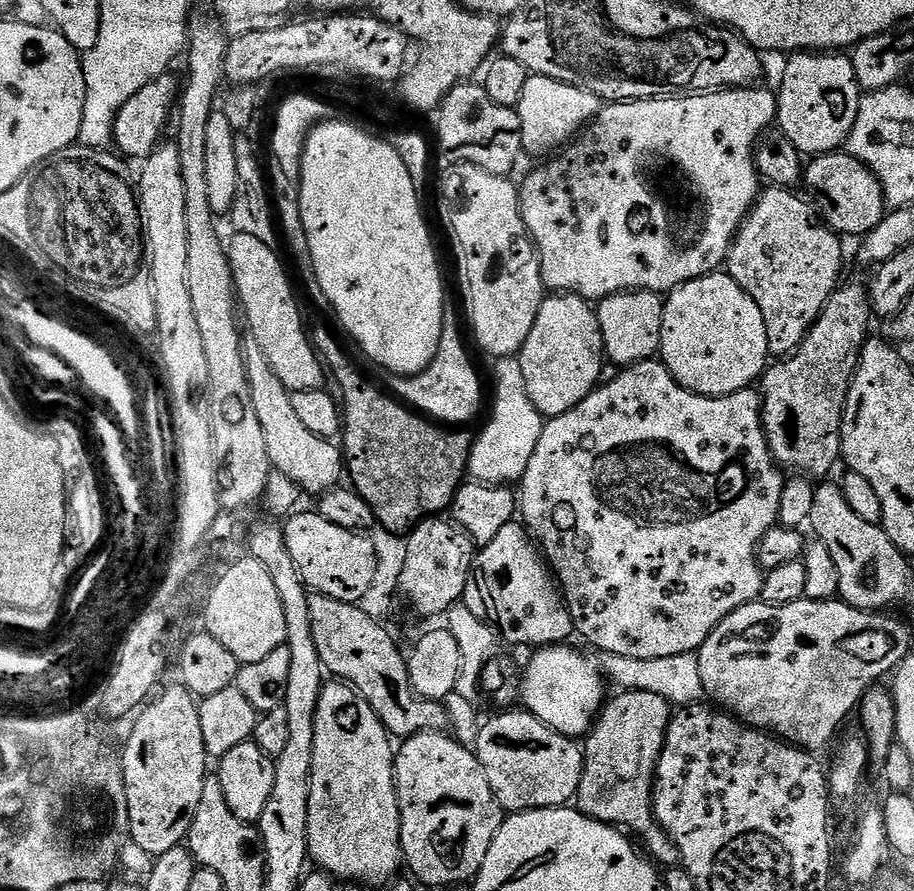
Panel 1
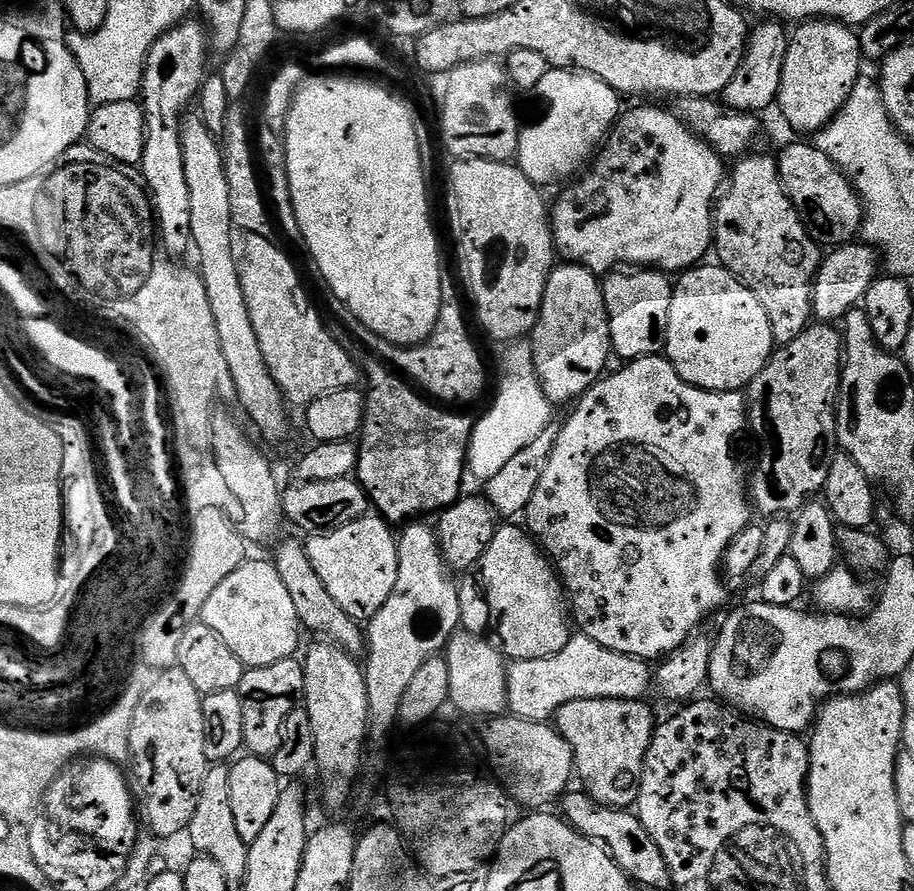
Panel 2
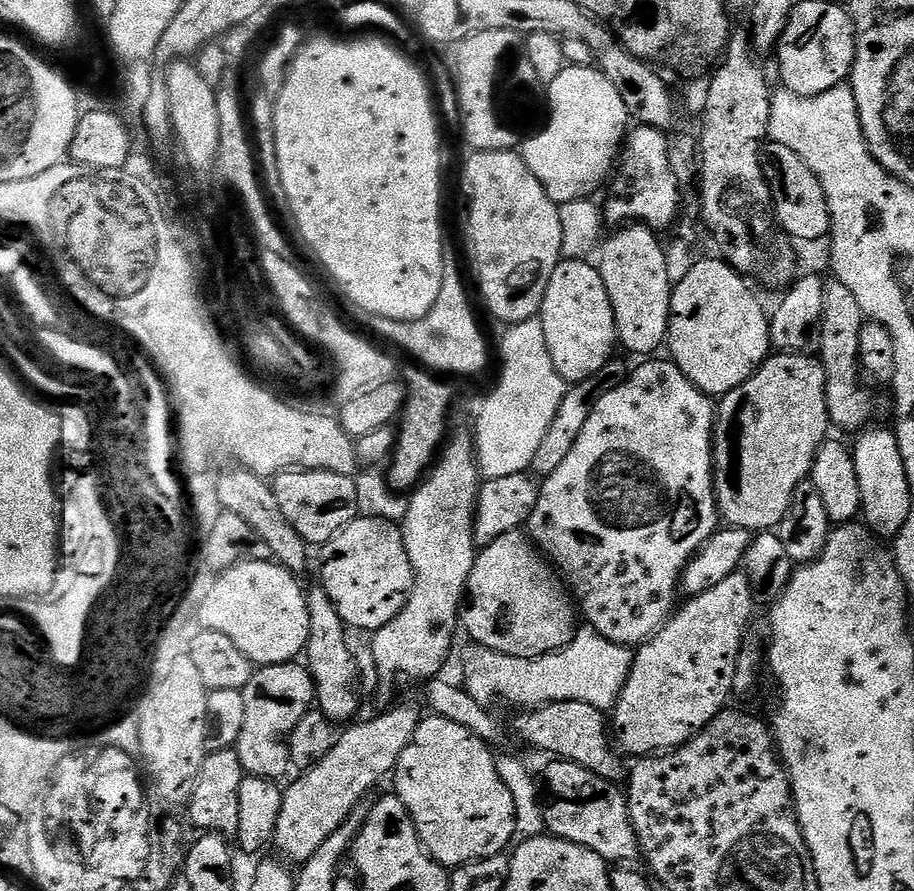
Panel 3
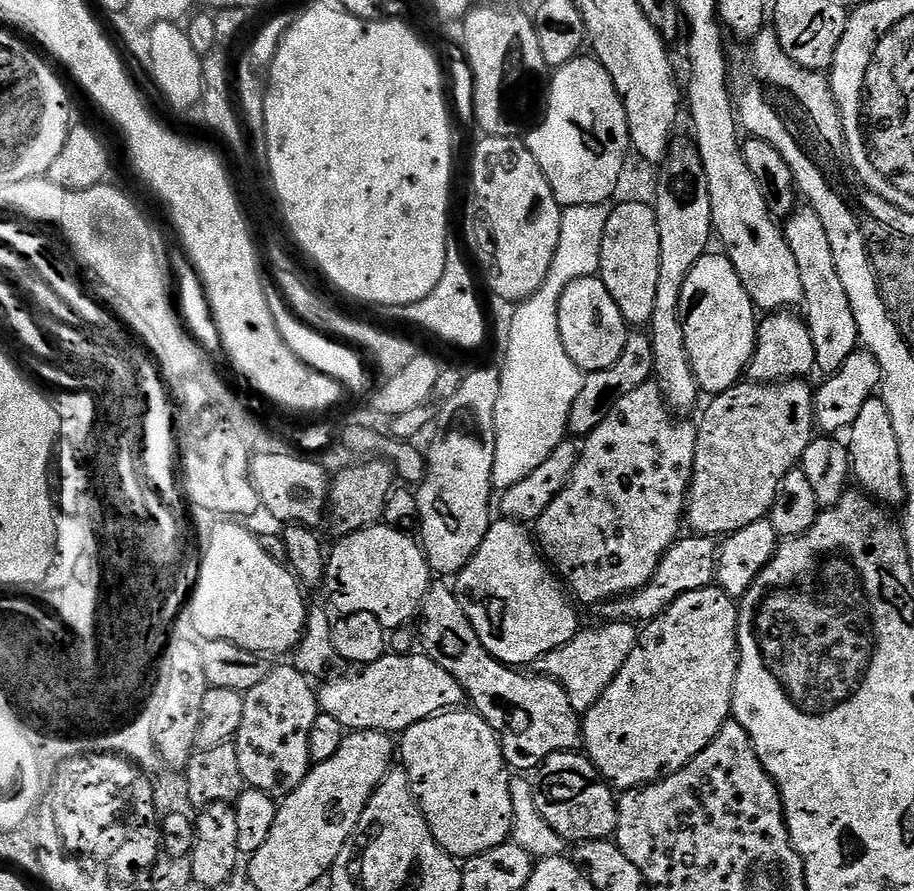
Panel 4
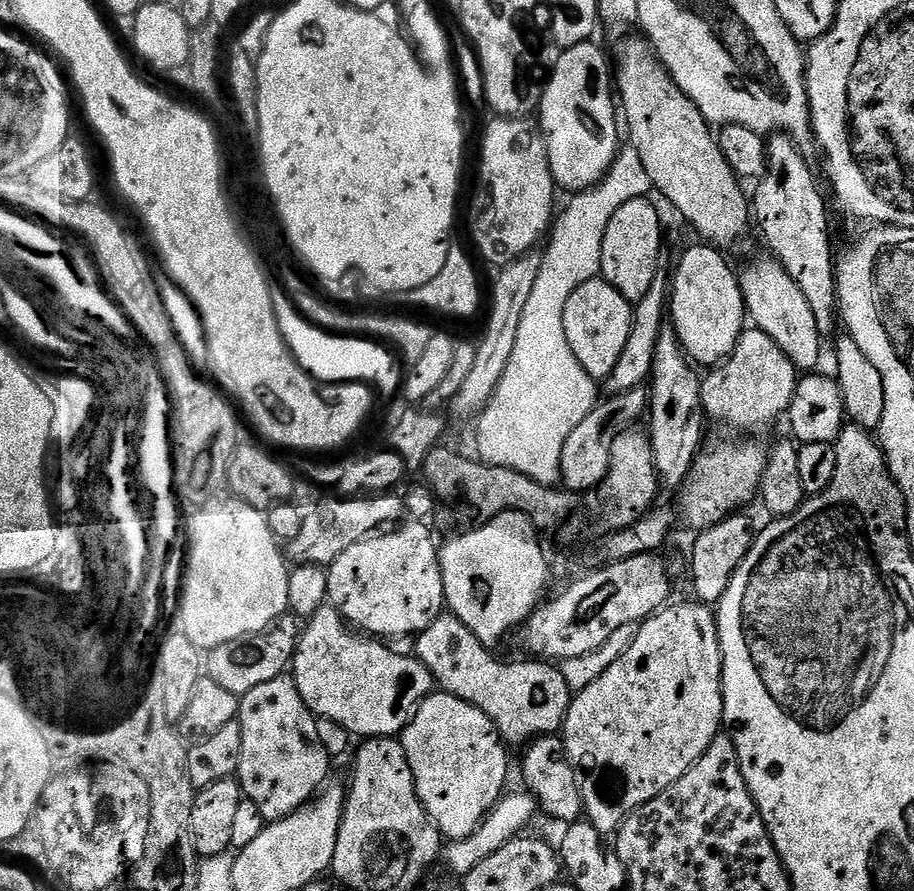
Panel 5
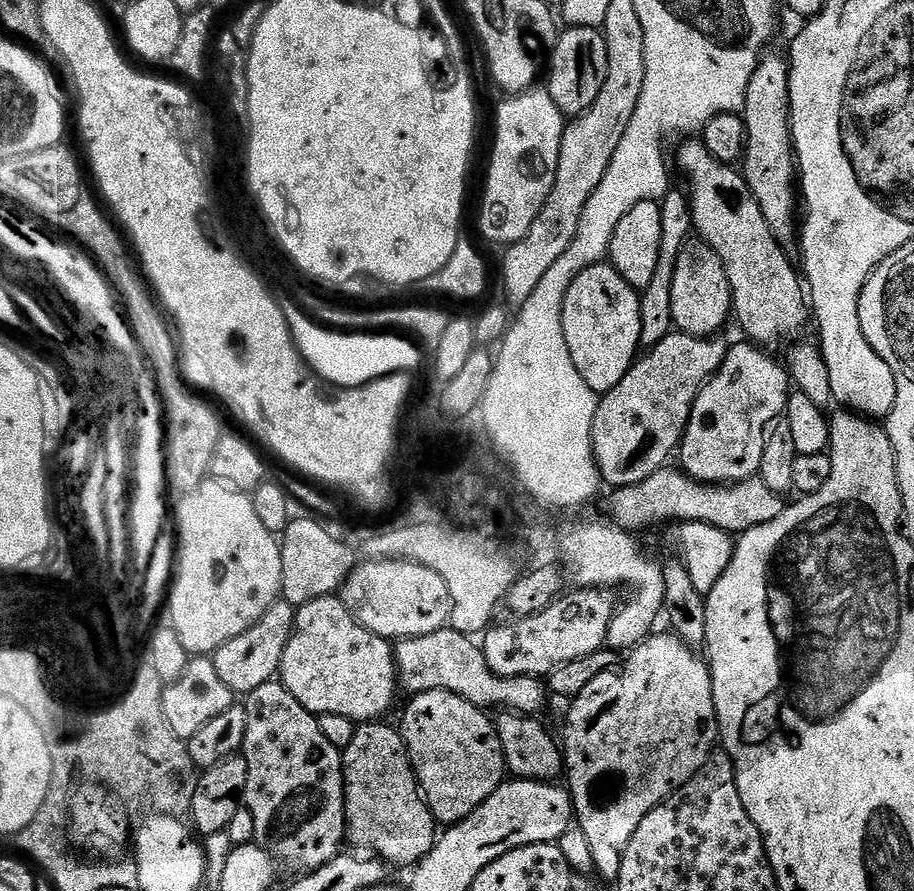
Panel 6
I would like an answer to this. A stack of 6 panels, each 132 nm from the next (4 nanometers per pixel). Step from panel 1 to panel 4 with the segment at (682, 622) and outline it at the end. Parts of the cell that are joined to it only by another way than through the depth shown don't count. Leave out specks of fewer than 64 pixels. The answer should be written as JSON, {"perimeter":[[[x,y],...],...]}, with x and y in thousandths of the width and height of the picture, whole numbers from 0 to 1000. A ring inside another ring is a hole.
{"perimeter":[[[710,429],[685,442],[685,447],[676,447],[667,465],[638,498],[621,543],[585,585],[584,597],[592,621],[615,648],[625,668],[636,679],[655,680],[707,658],[731,614],[745,600],[744,588],[746,593],[751,584],[753,547],[757,543],[761,476],[753,469],[741,469],[728,453],[719,431]]]}

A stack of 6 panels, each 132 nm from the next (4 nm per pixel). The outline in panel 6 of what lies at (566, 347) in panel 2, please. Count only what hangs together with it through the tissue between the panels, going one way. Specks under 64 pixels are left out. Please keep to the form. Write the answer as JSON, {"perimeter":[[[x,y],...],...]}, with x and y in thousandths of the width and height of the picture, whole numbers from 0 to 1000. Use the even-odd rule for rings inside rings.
{"perimeter":[[[668,295],[646,299],[637,303],[637,308],[632,308],[628,316],[624,316],[624,325],[619,325],[615,348],[615,370],[619,375],[619,388],[624,392],[624,402],[628,402],[628,412],[632,414],[632,420],[637,420],[641,433],[646,433],[646,438],[654,442],[672,438],[672,433],[676,433],[676,429],[685,424],[701,394],[700,328],[691,323],[689,316],[685,316],[685,312],[681,312],[681,308],[676,308],[676,303],[671,301]]]}

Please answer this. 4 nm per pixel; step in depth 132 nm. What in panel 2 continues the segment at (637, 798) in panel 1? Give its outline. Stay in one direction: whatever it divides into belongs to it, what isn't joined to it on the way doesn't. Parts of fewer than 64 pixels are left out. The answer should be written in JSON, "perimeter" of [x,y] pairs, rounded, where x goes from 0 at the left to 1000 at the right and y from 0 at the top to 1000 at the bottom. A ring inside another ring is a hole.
{"perimeter":[[[625,786],[608,798],[606,816],[619,828],[626,843],[629,870],[636,875],[638,888],[664,907],[690,908],[696,901],[702,882],[702,864],[707,846],[711,842],[713,825],[718,823],[719,805],[713,805],[713,795],[705,786]]]}

